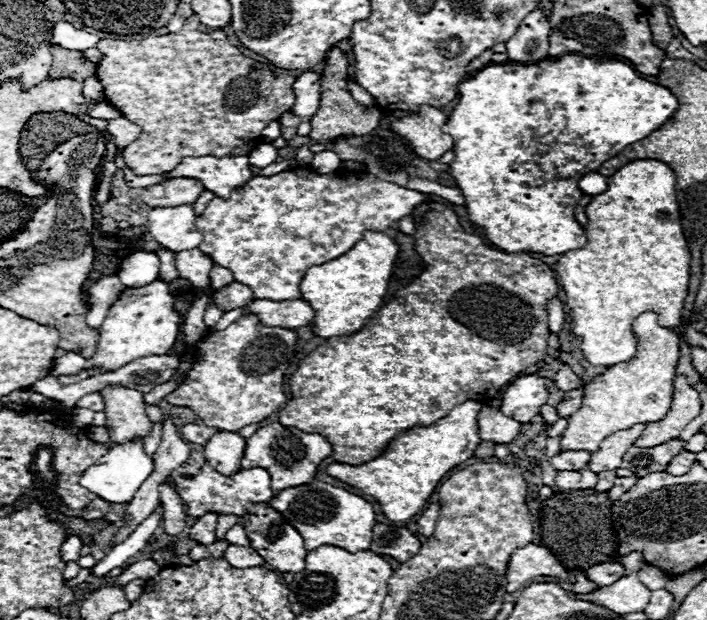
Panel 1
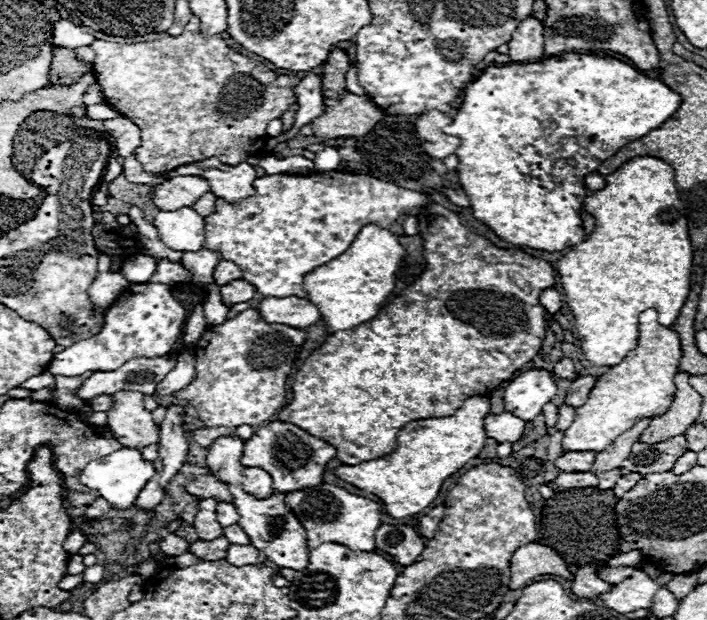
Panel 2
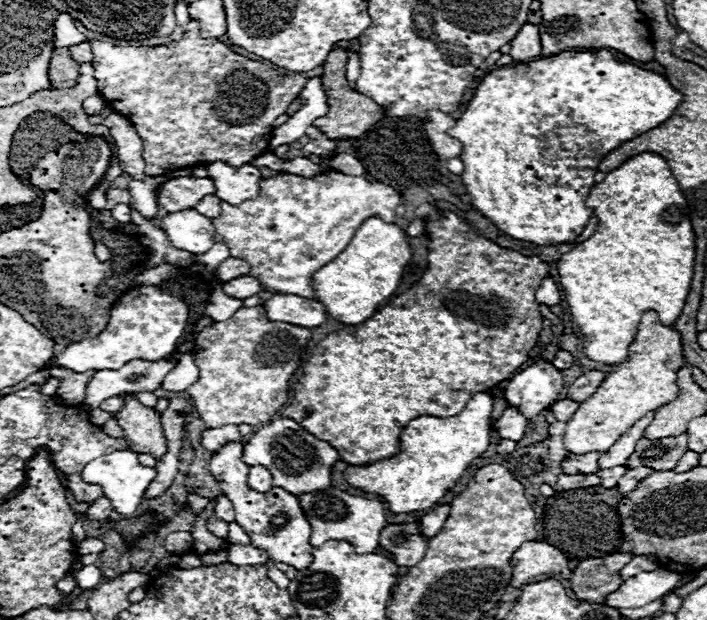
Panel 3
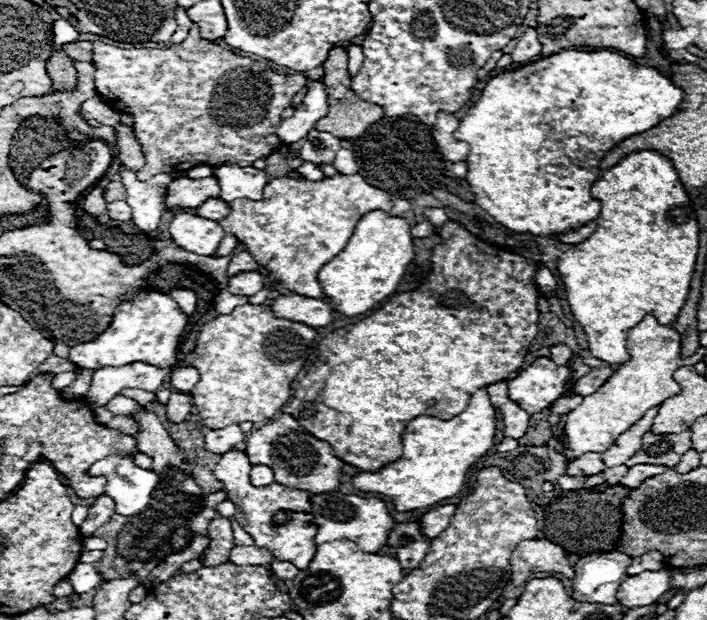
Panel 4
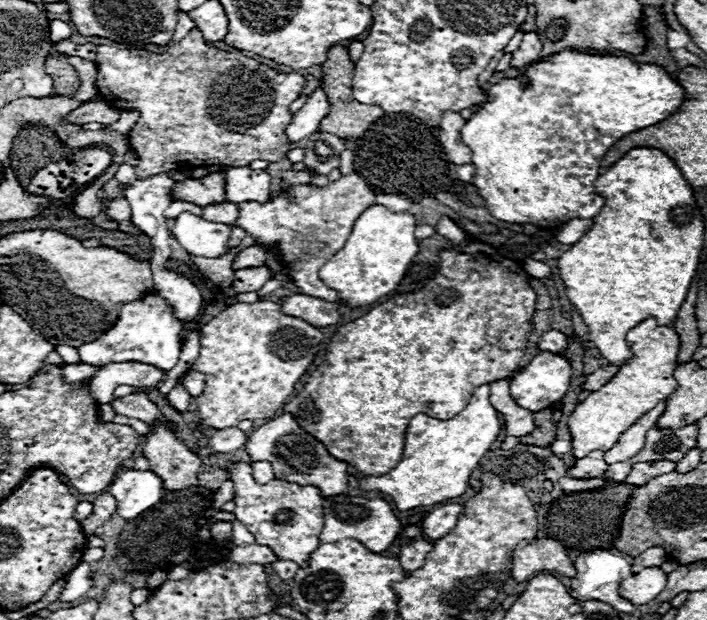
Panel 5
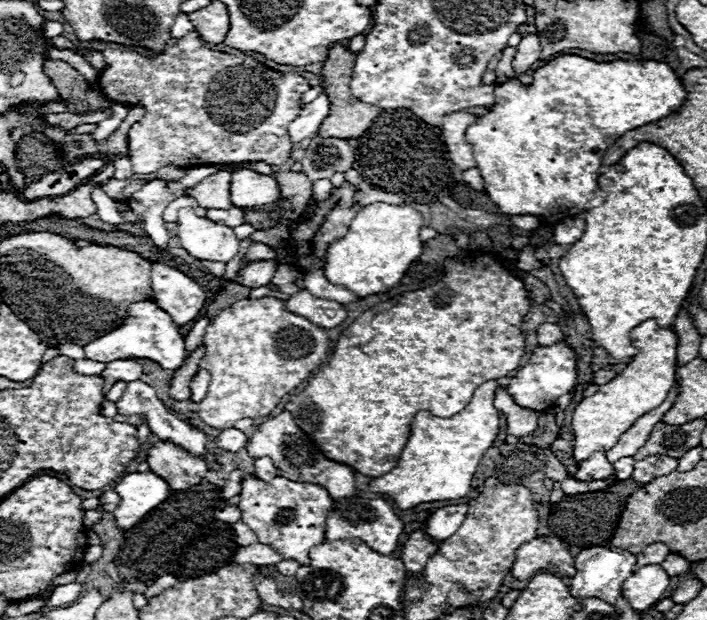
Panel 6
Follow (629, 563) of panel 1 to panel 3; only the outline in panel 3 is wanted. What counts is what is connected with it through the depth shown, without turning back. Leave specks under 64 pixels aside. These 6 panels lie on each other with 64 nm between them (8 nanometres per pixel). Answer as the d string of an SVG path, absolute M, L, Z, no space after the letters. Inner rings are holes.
M616 552L606 558L582 560L570 580L572 592L576 594L576 598L586 602L604 602L606 596L622 584L618 570L626 566L633 557L631 553Z

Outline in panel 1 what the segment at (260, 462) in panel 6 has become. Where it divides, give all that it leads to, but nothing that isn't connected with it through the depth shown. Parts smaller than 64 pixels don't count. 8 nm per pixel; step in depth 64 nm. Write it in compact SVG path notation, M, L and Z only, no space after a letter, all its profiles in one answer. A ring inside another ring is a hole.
M208 462L202 464L200 472L196 476L180 476L174 486L176 494L180 496L182 504L188 508L188 514L198 520L206 512L220 514L234 514L242 520L242 516L248 512L252 514L252 508L260 502L266 502L274 496L270 488L270 476L264 468L252 468L252 470L240 470L232 476L222 476L214 468L210 468Z

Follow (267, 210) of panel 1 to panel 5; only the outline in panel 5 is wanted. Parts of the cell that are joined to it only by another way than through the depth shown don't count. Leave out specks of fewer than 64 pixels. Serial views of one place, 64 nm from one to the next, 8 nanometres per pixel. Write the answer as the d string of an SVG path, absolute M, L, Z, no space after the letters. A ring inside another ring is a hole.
M354 172L350 176L342 176L340 180L330 182L324 188L314 184L298 184L288 188L286 192L278 190L264 204L238 204L238 218L234 228L246 230L246 234L254 236L256 244L266 250L274 246L278 250L282 268L302 294L328 302L338 302L336 292L318 278L318 272L324 262L334 256L340 246L344 246L356 218L372 204L376 204L376 192L368 188L364 178Z

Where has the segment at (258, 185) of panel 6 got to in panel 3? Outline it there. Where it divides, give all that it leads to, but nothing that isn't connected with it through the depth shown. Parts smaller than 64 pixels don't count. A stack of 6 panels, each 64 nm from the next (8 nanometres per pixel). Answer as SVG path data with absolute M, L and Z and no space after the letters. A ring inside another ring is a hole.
M212 162L204 164L208 170L208 178L216 186L216 196L228 204L240 204L244 200L254 200L260 192L258 182L262 180L260 170L244 164L240 168L222 164L222 162Z

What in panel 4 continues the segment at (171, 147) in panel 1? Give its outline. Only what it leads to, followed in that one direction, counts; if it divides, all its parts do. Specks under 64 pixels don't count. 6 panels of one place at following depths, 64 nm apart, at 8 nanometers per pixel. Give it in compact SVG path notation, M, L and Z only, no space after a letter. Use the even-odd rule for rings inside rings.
M196 24L190 26L184 42L160 50L118 48L104 42L94 42L92 64L96 68L94 82L98 94L118 112L134 116L132 128L146 158L146 164L136 174L140 180L156 174L170 174L180 168L194 168L198 164L252 166L254 160L268 158L282 146L274 134L280 124L280 114L292 104L294 94L306 86L304 74L276 74L274 70L266 68L264 62L254 62L200 38Z

